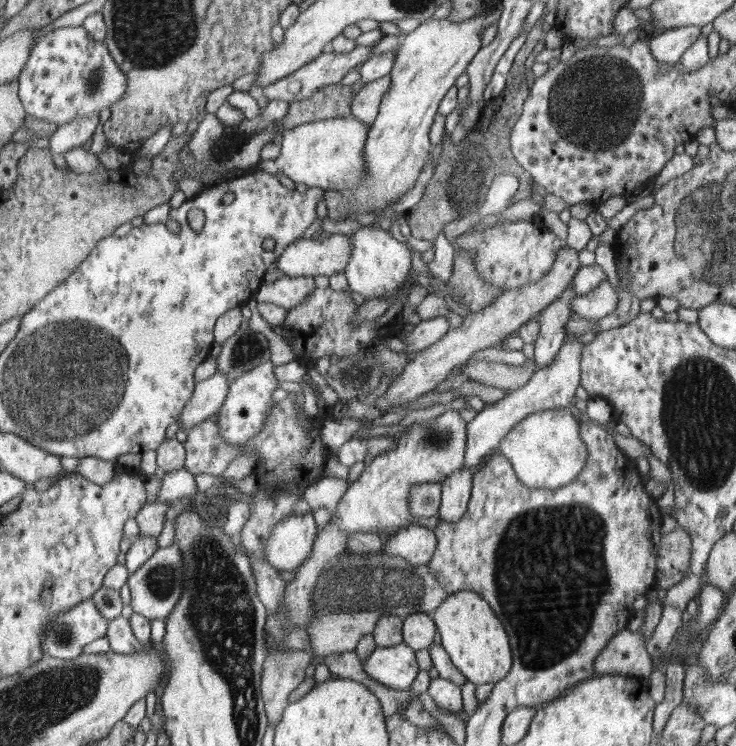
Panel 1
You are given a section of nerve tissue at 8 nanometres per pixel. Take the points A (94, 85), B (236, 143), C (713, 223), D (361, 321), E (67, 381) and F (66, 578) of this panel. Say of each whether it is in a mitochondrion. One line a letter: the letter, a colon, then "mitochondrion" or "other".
A: mitochondrion
B: other
C: mitochondrion
D: other
E: mitochondrion
F: other

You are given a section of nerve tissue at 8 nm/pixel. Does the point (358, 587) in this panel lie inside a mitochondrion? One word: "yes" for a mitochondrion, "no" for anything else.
yes

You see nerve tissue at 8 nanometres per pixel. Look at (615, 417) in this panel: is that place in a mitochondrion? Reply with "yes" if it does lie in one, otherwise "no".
no

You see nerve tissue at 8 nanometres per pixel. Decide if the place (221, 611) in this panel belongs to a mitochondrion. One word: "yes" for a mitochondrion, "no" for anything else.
yes

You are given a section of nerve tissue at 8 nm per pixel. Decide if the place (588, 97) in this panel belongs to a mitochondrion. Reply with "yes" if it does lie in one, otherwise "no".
yes

